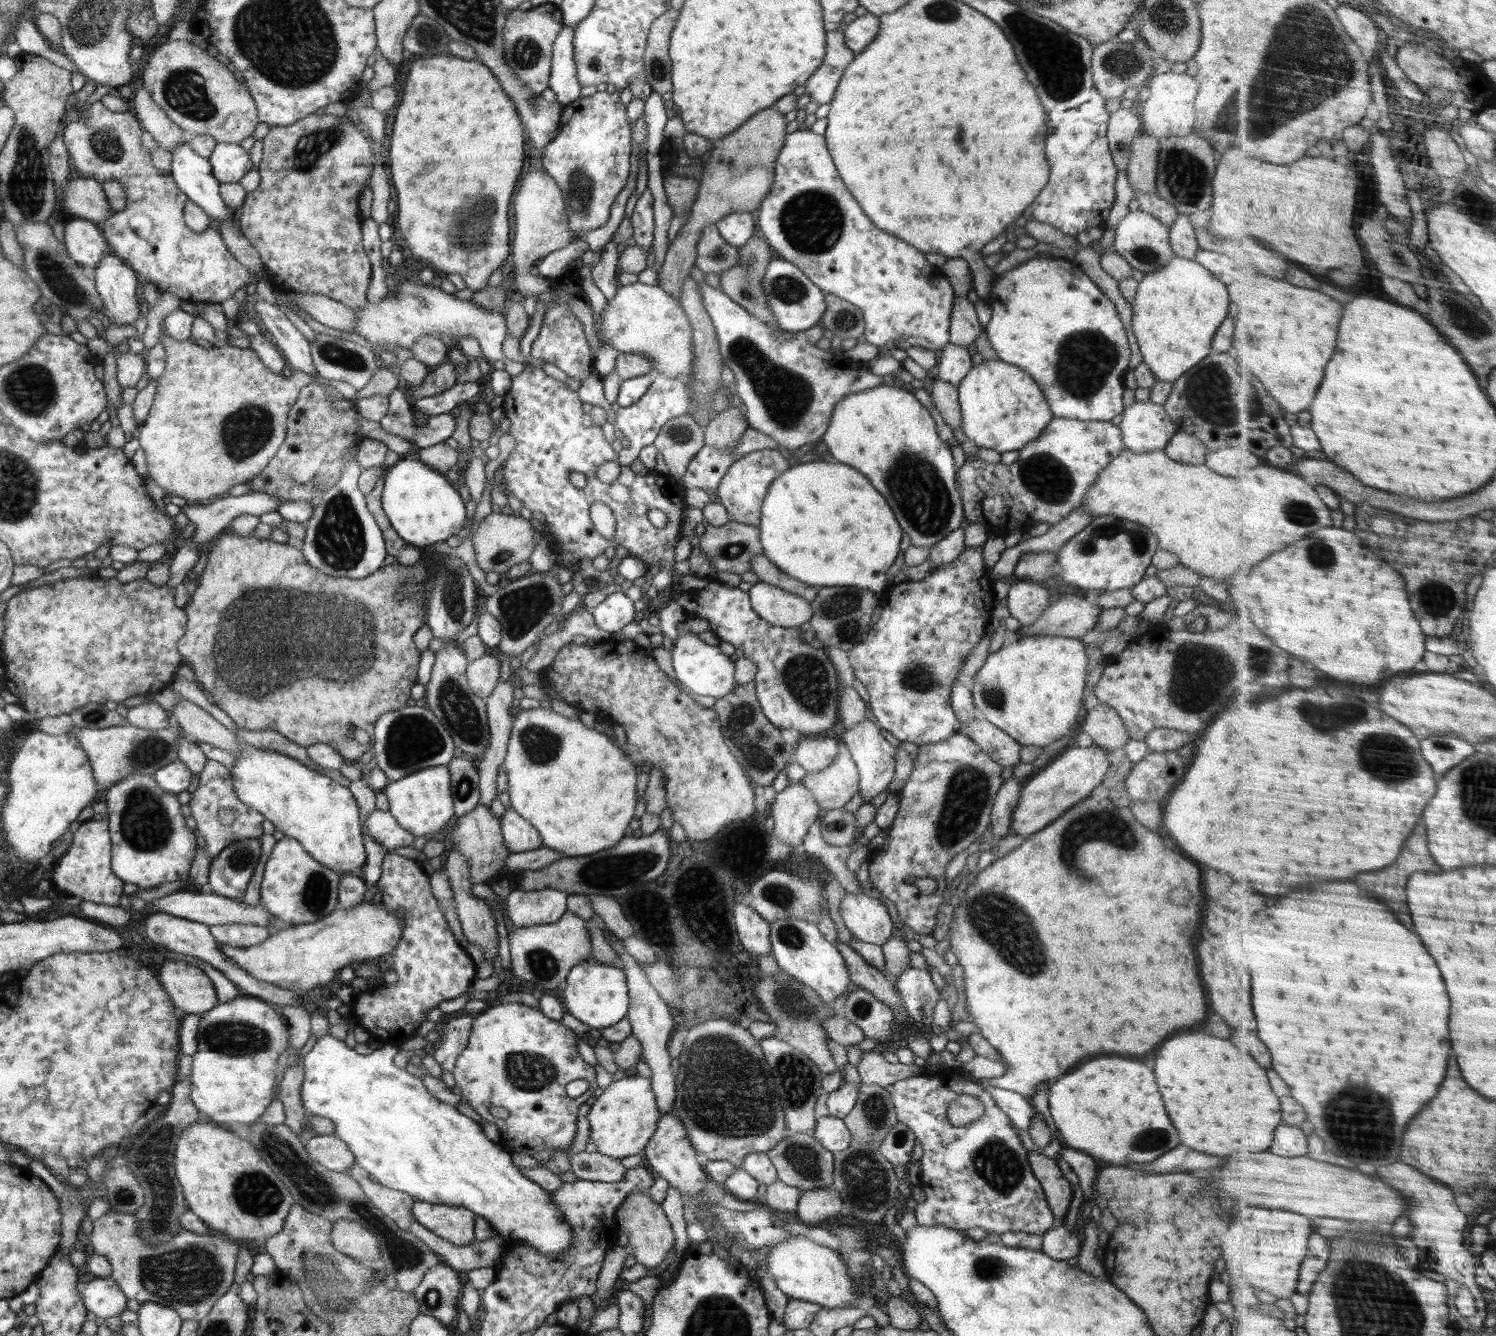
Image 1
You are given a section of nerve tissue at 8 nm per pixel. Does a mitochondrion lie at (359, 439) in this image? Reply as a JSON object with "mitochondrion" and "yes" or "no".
{"mitochondrion":"no"}

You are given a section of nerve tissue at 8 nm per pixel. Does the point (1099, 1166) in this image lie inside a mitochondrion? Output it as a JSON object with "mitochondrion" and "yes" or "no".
{"mitochondrion":"no"}

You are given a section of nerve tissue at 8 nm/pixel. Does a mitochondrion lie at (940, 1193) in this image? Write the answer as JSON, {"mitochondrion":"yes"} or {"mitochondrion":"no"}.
{"mitochondrion":"no"}

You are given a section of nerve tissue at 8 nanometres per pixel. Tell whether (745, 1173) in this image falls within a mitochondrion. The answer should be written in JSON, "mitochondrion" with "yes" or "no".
{"mitochondrion":"no"}

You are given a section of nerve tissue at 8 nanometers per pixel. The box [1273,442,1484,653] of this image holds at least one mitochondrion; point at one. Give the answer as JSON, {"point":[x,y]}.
{"point":[1437,600]}

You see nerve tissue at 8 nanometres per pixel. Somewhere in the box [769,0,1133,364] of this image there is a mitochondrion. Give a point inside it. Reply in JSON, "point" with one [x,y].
{"point":[1065,54]}

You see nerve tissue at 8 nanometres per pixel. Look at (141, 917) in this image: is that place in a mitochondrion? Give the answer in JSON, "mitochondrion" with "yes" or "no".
{"mitochondrion":"no"}

